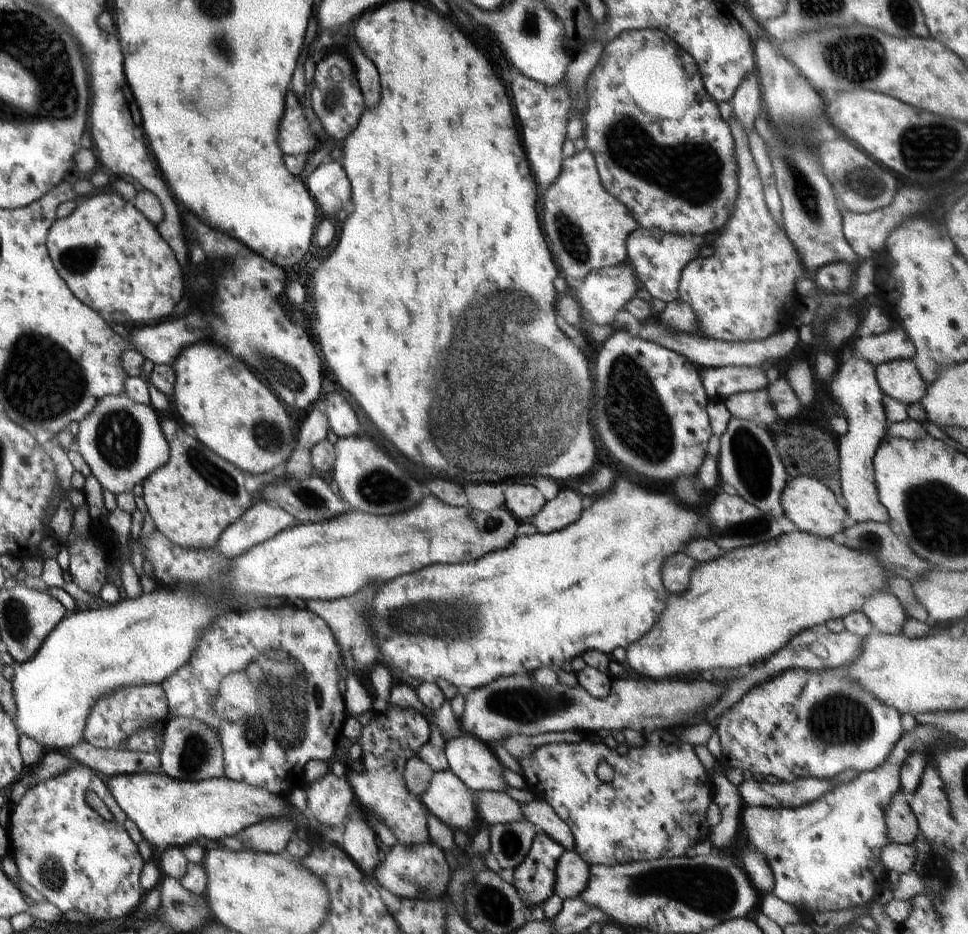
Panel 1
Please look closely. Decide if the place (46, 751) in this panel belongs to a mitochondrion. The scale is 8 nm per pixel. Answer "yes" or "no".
no

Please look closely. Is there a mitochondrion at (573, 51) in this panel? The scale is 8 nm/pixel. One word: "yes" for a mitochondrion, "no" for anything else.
no

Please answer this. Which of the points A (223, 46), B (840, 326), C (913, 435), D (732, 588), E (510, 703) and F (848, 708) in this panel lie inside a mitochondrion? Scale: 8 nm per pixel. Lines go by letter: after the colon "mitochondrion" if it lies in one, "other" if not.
A: mitochondrion
B: mitochondrion
C: other
D: other
E: mitochondrion
F: mitochondrion

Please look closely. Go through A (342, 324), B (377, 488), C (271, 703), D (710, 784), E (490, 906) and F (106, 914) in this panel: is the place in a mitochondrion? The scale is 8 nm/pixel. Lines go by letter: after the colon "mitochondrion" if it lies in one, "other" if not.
A: other
B: mitochondrion
C: mitochondrion
D: other
E: mitochondrion
F: other

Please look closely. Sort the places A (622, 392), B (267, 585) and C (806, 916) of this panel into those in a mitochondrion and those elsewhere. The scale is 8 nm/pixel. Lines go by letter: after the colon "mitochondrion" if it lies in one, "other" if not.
A: mitochondrion
B: other
C: other

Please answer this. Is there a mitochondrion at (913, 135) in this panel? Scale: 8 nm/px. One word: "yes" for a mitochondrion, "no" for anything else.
yes

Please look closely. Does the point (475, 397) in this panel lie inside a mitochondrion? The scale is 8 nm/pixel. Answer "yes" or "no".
yes

